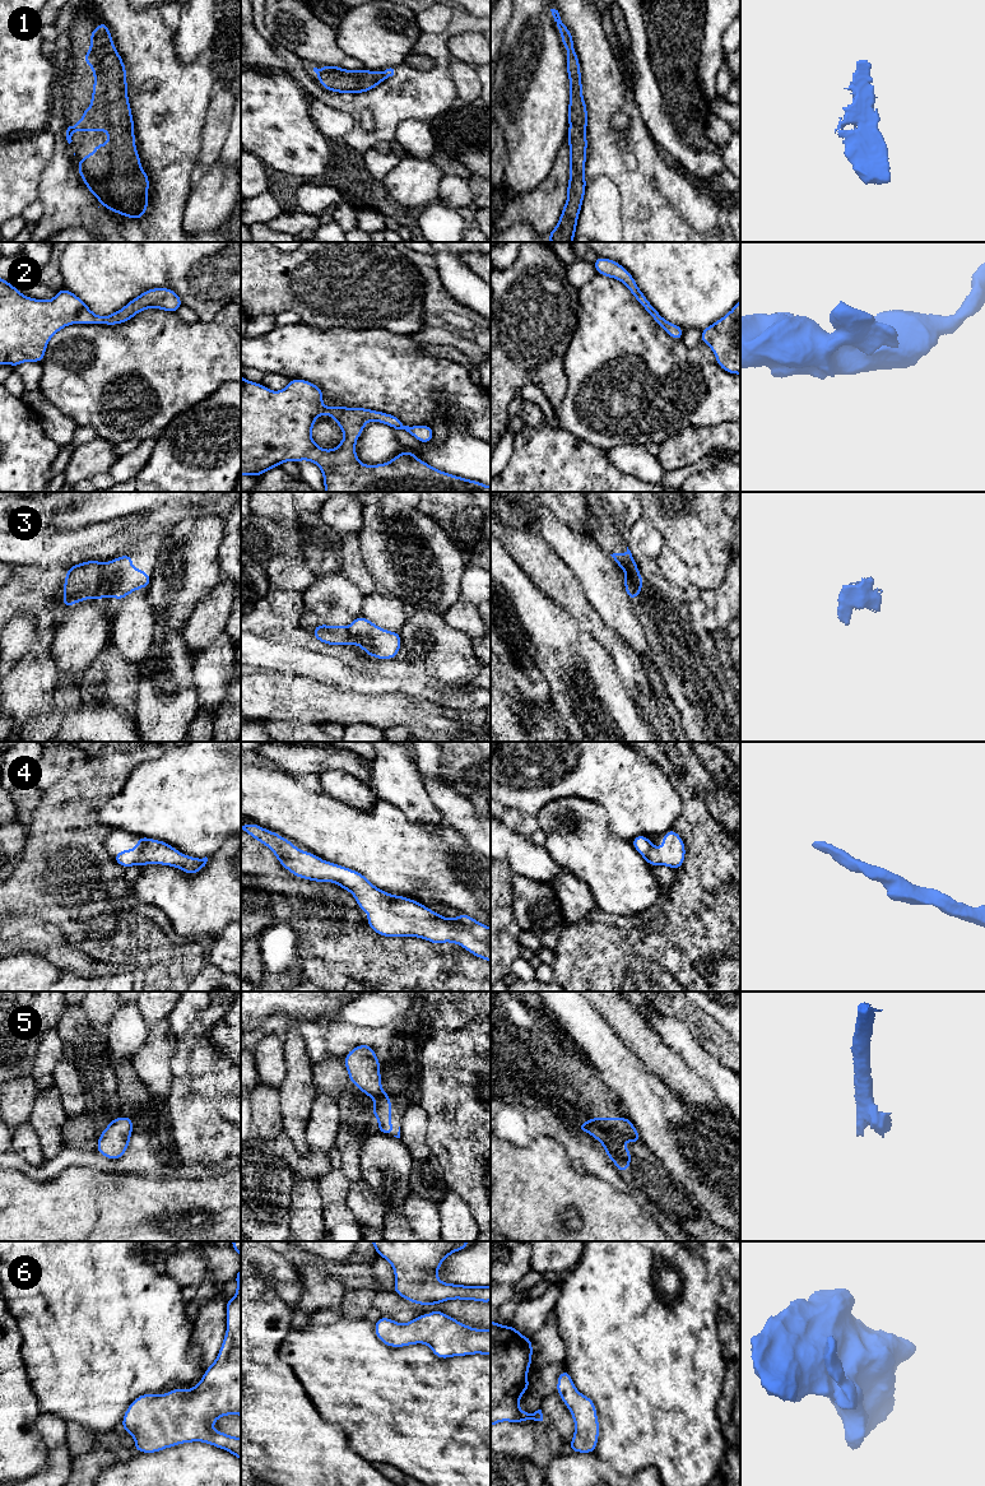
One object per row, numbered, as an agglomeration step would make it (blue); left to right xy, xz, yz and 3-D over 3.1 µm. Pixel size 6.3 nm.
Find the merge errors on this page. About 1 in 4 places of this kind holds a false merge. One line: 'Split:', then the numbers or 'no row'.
Split: 3, 5

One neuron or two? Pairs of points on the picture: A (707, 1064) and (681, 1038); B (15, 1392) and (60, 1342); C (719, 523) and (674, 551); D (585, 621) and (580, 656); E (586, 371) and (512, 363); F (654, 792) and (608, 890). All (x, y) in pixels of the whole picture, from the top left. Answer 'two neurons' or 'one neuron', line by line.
A: one neuron
B: two neurons
C: one neuron
D: two neurons
E: two neurons
F: two neurons

